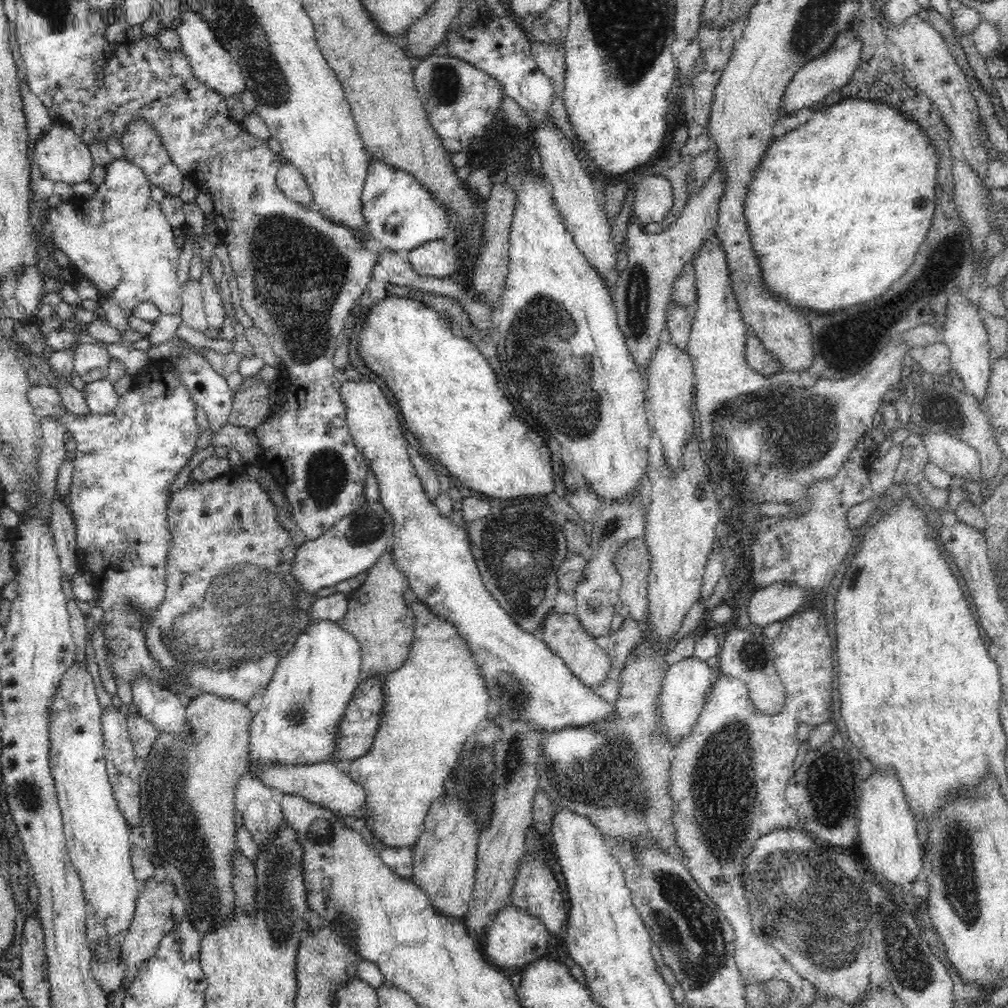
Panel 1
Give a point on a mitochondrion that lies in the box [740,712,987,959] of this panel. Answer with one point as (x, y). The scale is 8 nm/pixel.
(956, 860)

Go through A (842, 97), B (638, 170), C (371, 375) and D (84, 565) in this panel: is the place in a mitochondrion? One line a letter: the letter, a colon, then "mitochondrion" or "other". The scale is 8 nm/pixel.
A: other
B: other
C: other
D: other

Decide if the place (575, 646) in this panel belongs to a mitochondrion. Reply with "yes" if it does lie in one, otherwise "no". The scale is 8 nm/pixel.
no

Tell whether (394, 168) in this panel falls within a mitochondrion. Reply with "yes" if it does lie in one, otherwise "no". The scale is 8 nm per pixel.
no

